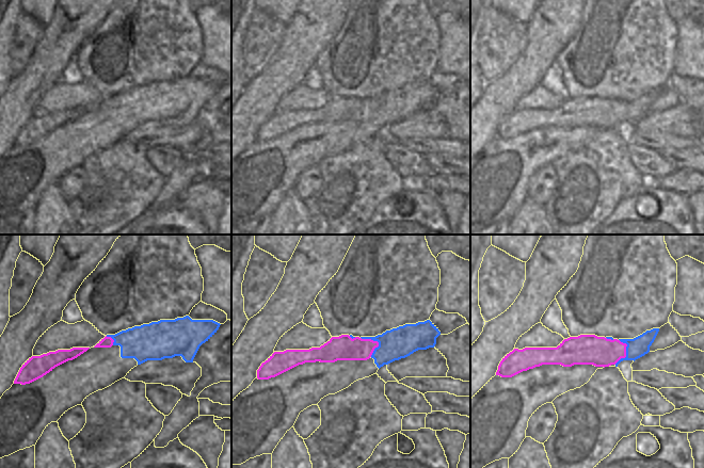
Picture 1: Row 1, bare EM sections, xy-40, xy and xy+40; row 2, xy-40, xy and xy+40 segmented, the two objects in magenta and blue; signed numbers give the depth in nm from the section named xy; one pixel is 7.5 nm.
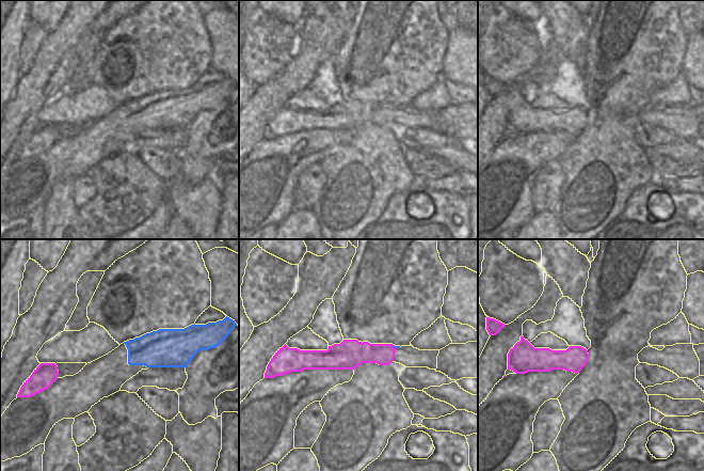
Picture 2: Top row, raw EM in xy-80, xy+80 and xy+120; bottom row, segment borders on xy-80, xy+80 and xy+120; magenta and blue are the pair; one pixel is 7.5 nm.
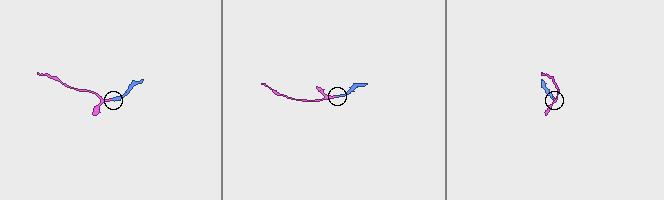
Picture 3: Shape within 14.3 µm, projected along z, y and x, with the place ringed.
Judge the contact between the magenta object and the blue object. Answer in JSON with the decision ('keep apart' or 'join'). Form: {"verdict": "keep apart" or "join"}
{"verdict": "keep apart"}

